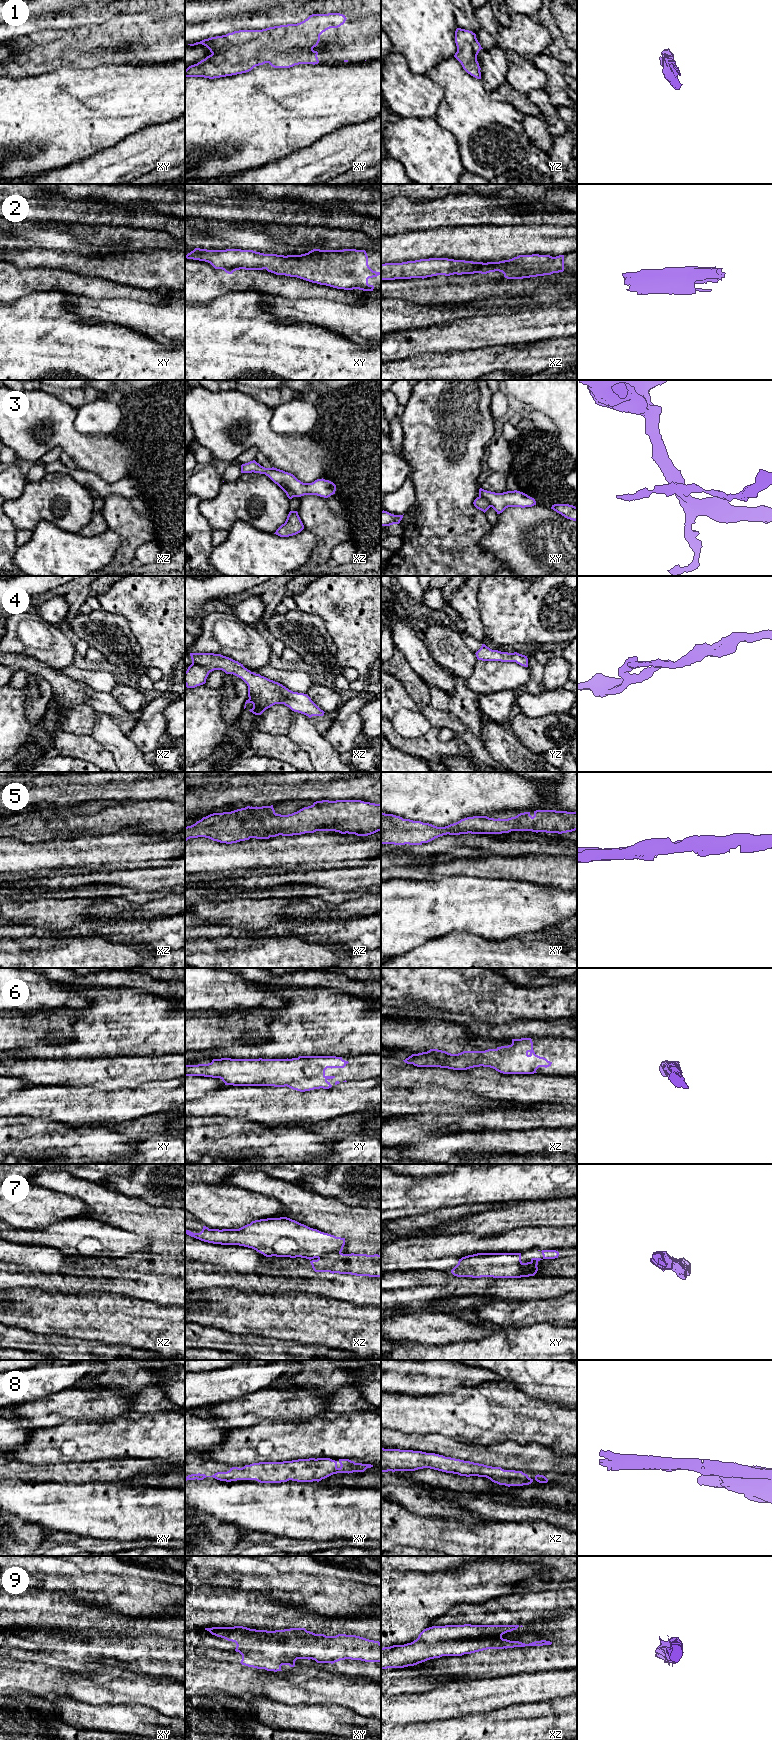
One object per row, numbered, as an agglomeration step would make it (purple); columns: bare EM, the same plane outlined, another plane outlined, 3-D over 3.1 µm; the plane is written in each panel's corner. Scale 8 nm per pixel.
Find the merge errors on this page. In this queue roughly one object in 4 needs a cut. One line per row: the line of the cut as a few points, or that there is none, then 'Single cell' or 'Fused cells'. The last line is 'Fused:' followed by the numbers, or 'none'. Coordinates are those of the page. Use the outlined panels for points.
1: No split. Single cell
2: No split. Single cell
3: Split along xz (279, 485), (288, 488), (295, 496). Fused cells
4: No split. Single cell
5: No split. Single cell
6: No split. Single cell
7: Split along xz (340, 1252), (328, 1252), (318, 1259). Fused cells
8: No split. Single cell
9: No split. Single cell
Fused: 3, 7

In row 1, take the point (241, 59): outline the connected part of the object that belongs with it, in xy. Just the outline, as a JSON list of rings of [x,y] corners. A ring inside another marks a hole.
[[[340,13],[312,14],[304,21],[297,24],[287,24],[269,27],[262,30],[239,30],[222,36],[204,39],[190,46],[202,44],[206,46],[211,55],[197,64],[189,66],[185,70],[185,77],[204,77],[209,79],[232,76],[251,71],[254,67],[269,63],[274,68],[290,68],[299,64],[318,64],[318,52],[314,51],[320,41],[320,35],[330,28],[338,28],[346,21],[346,17]]]

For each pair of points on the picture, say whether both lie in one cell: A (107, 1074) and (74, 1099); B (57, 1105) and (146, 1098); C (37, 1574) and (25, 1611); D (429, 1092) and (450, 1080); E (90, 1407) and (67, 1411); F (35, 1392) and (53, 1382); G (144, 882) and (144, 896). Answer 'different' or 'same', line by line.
A: different
B: same
C: different
D: different
E: same
F: same
G: different

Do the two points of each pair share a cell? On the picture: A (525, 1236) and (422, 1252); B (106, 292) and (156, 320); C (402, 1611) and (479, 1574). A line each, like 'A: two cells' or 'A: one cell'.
A: one cell
B: two cells
C: one cell

